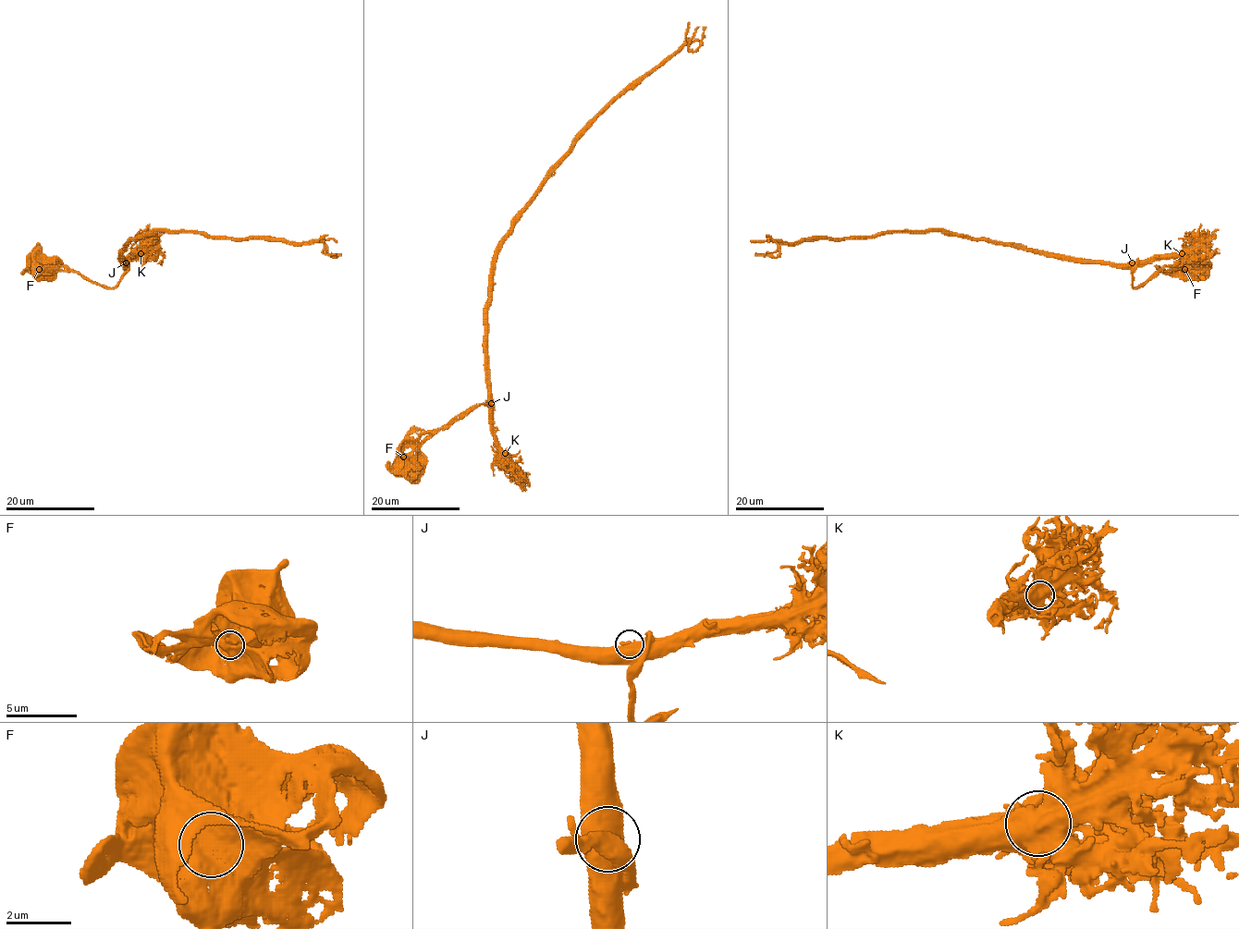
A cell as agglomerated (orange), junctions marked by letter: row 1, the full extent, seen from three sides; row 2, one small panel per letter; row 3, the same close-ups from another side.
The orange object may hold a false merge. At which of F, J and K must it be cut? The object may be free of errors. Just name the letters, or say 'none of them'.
none of them

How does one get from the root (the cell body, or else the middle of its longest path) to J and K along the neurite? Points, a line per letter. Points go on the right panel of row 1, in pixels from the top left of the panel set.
J: (1190, 259), (1179, 268), (1164, 267), (1137, 287), (1133, 286), (1132, 262)
K: (1190, 259), (1179, 268), (1164, 267), (1146, 284), (1133, 286), (1135, 268), (1182, 253)

